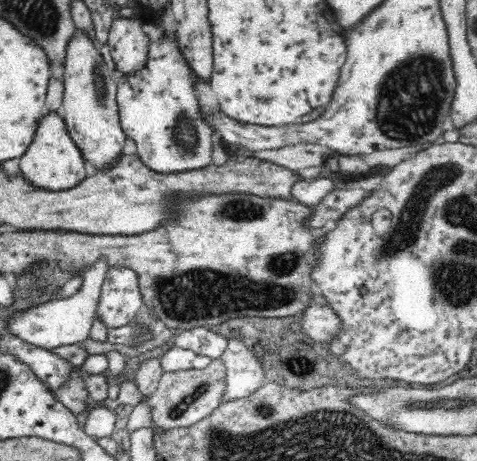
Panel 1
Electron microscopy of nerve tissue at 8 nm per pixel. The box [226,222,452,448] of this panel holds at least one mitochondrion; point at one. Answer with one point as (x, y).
(299, 364)

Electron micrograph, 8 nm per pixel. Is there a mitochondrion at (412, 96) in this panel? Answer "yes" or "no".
yes

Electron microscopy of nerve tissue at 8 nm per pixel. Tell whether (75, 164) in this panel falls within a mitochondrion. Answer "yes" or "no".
no

